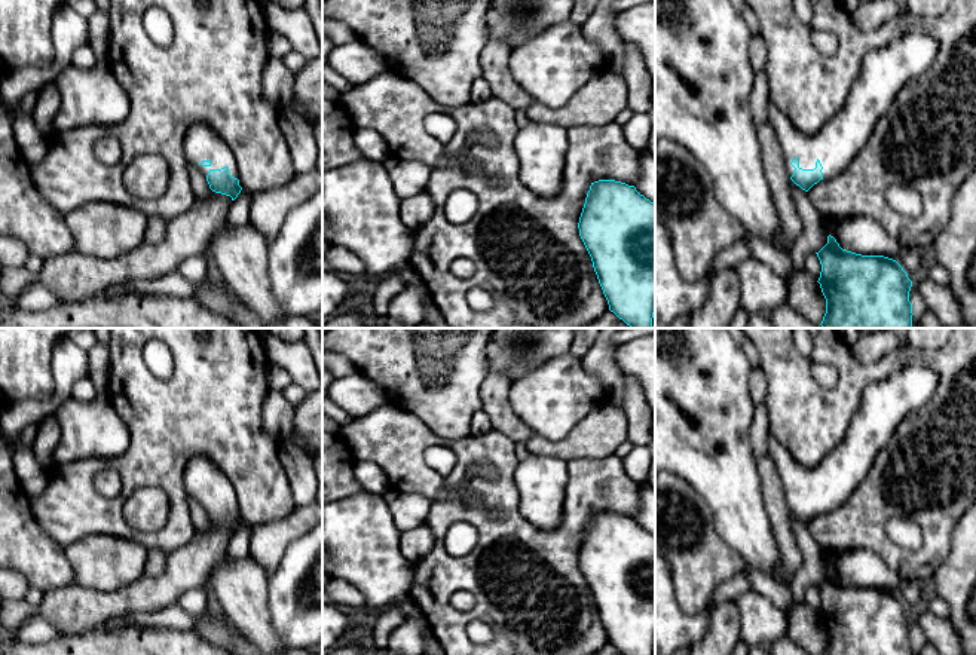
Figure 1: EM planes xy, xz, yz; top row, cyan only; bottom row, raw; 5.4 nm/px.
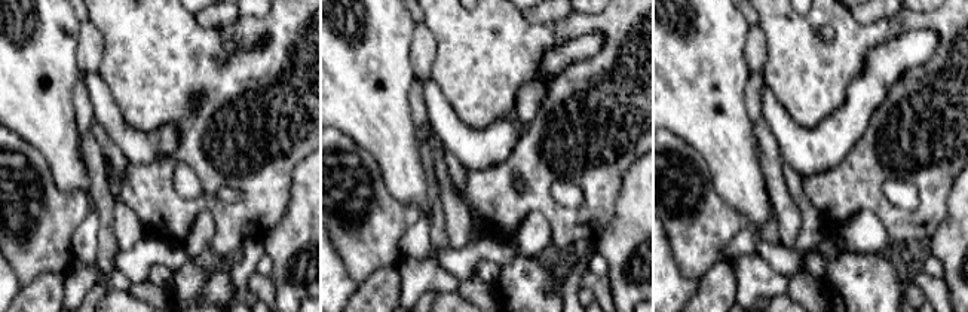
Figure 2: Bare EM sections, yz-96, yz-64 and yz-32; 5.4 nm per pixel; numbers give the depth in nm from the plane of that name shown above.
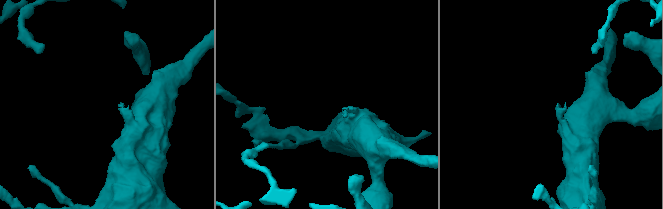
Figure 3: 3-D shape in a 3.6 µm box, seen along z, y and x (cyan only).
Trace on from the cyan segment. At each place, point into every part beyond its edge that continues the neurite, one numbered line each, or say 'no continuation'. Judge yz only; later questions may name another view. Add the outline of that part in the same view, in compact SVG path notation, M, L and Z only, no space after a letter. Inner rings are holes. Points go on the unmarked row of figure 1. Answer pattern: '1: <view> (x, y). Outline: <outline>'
1: yz (884, 404). Outline: M921 365L894 370L887 379L871 383L863 392L862 405L851 419L844 441L816 468L802 466L770 434L767 454L775 462L789 511L795 504L790 498L795 490L802 502L814 502L819 493L823 499L823 512L842 505L868 475L897 425L909 413L924 407L937 385L936 373Z

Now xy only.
1: xy (201, 476). Outline: M195 454L183 472L184 489L205 509L211 502L229 501L239 512L236 490L227 475L206 456Z

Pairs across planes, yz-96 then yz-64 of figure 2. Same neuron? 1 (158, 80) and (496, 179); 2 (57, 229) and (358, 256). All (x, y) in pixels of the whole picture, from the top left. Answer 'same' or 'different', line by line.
1: same
2: same

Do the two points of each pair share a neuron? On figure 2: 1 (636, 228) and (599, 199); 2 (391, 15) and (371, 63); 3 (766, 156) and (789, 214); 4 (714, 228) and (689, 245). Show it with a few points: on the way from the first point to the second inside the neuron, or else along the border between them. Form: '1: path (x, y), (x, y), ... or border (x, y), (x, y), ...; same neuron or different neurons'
1: border (624, 177), (615, 216), (596, 241); different neurons
2: path (379, 27), (371, 34), (371, 51); same neuron
3: path (772, 171), (781, 199); same neuron
4: path (708, 228), (695, 239); same neuron

